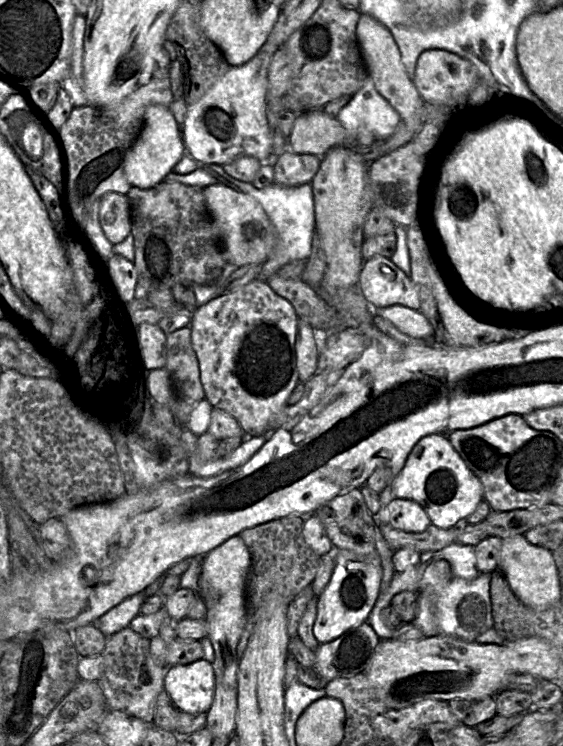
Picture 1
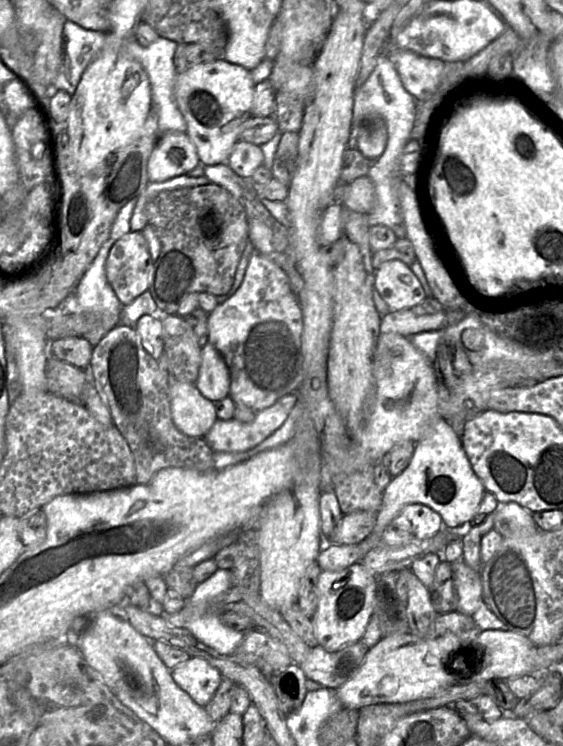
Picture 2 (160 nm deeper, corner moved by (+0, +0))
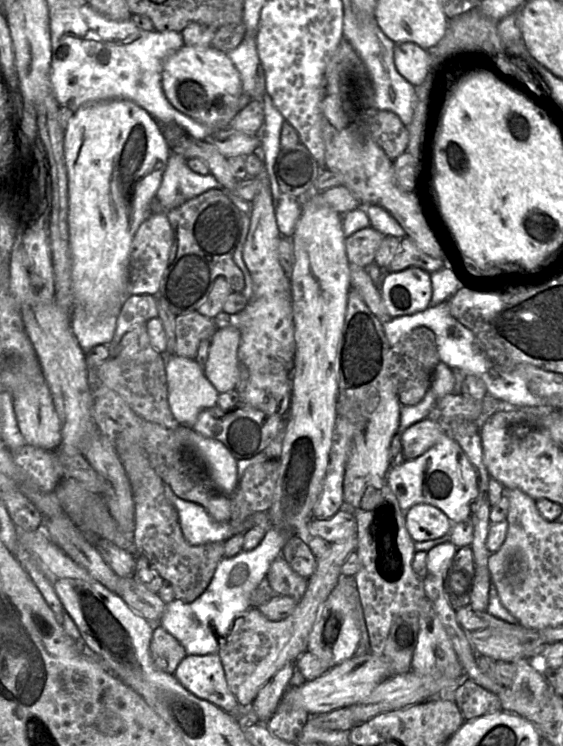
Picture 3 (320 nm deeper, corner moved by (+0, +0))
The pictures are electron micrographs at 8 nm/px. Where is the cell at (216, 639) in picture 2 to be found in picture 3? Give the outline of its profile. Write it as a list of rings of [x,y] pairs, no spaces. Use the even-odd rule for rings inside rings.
[[[272,527],[253,550],[241,550],[233,557],[223,557],[211,582],[198,598],[190,603],[175,598],[165,604],[159,626],[177,639],[188,655],[217,653],[234,621],[251,607],[251,595],[266,579],[270,564],[282,553],[286,540],[283,532]]]

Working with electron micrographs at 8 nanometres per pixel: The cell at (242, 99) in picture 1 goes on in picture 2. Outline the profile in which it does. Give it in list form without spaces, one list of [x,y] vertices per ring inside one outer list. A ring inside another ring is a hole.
[[[226,59],[197,64],[176,75],[176,102],[187,122],[186,133],[194,144],[202,165],[226,163],[245,129],[245,123],[254,117],[252,105],[255,87],[251,71],[229,63]]]

